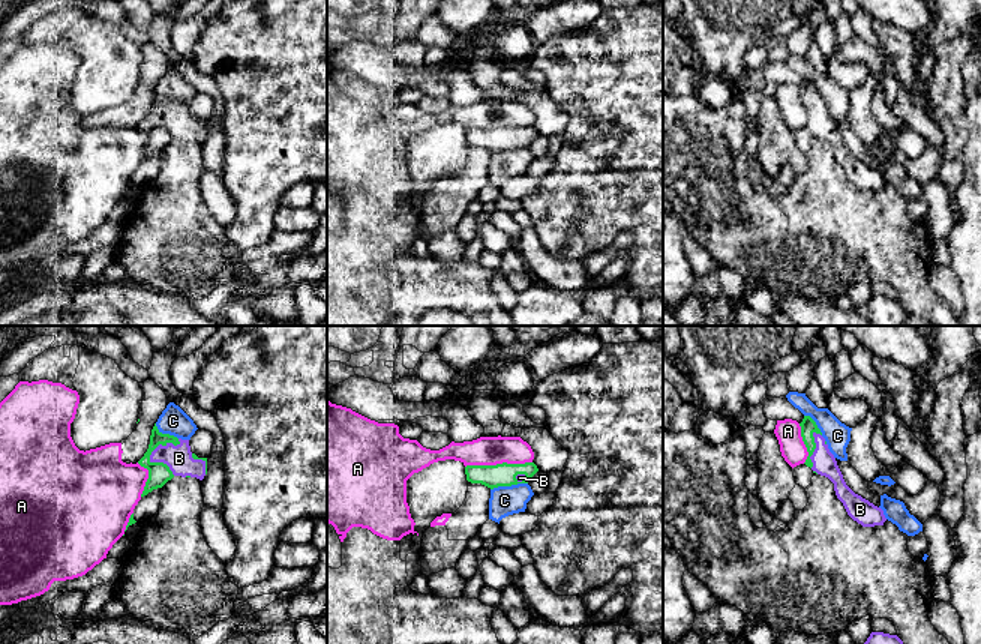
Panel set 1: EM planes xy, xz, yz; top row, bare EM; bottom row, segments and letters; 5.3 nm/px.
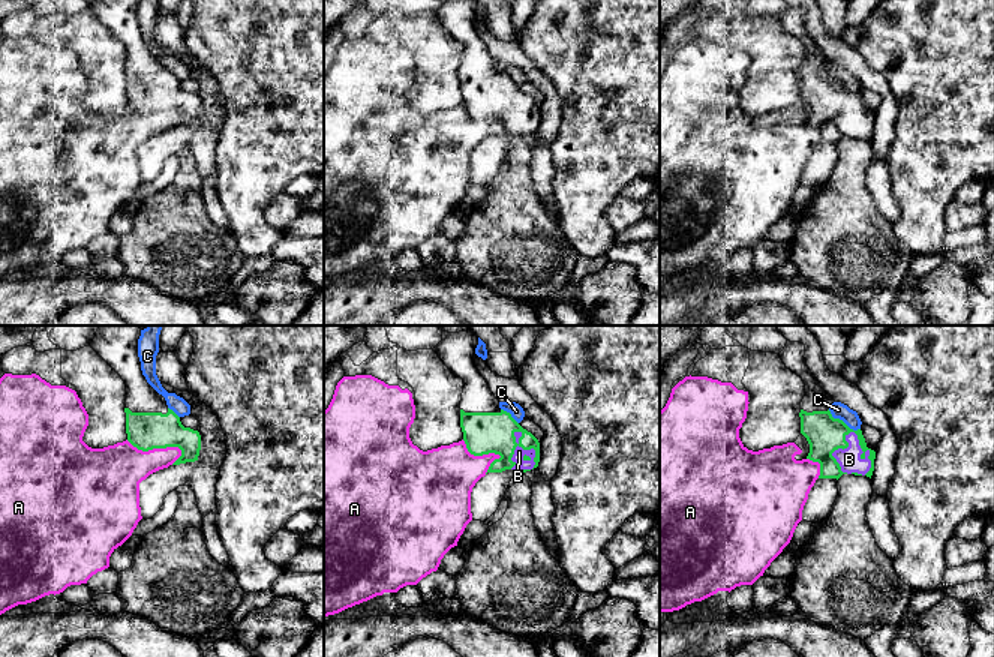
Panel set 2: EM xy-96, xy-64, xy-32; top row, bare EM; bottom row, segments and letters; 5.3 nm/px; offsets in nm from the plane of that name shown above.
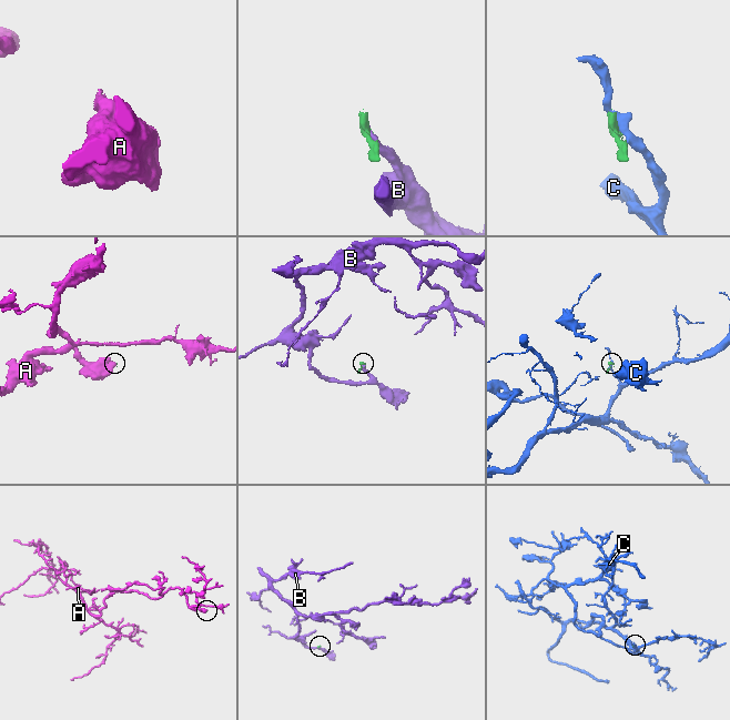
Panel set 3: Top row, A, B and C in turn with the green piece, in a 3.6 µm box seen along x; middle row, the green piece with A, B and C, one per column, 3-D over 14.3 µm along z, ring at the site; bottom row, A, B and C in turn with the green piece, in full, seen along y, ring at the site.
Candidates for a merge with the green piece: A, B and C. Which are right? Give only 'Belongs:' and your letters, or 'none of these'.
Belongs: B

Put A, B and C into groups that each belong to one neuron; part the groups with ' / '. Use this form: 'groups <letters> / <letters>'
groups A / B / C

